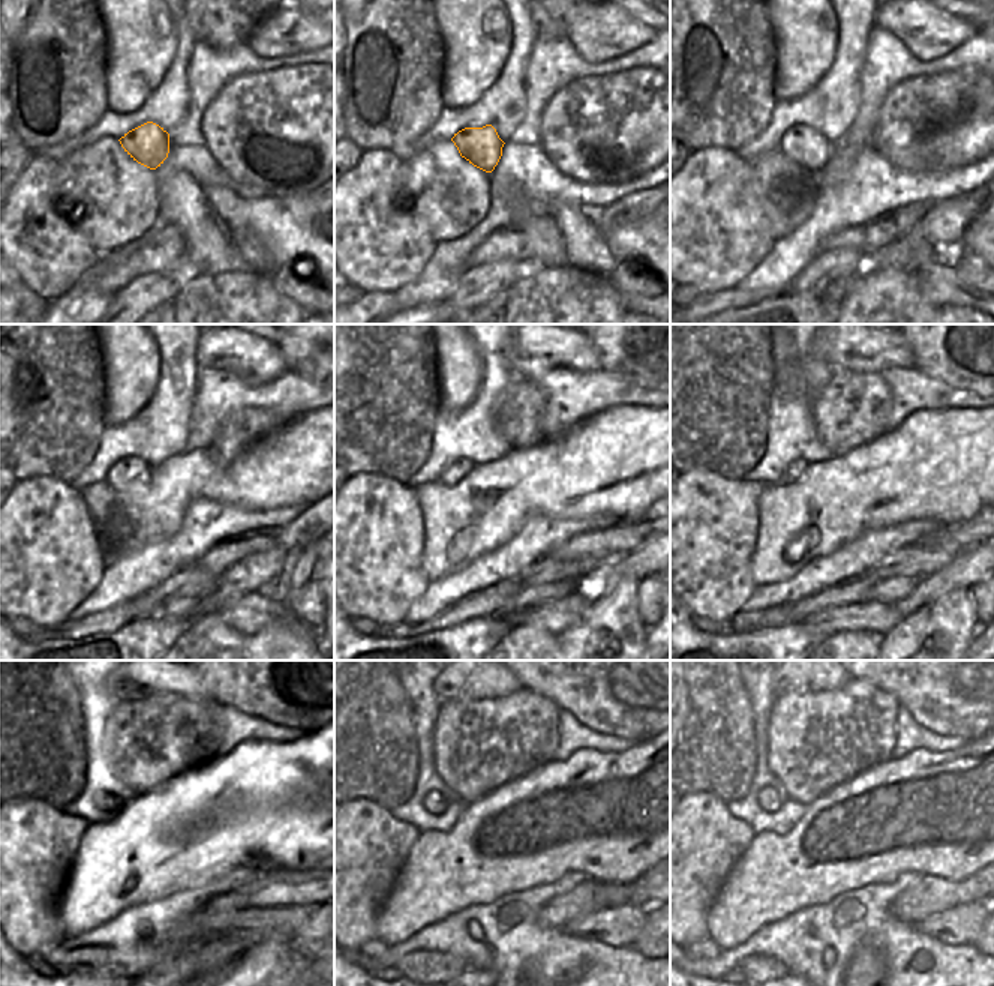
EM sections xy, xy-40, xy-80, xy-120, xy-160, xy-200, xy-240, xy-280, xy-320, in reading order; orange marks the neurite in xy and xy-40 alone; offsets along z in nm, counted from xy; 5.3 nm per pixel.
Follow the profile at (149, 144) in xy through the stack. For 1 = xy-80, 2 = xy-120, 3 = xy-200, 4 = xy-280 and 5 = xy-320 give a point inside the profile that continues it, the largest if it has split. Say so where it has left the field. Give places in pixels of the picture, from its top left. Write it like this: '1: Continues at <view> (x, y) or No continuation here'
1: Continues at xy-80 (804, 144)
2: Continues at xy-120 (129, 476)
3: Continues at xy-200 (795, 468)
4: Continues at xy-280 (434, 802)
5: Continues at xy-320 (768, 799).

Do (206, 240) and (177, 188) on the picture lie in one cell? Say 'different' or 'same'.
same

